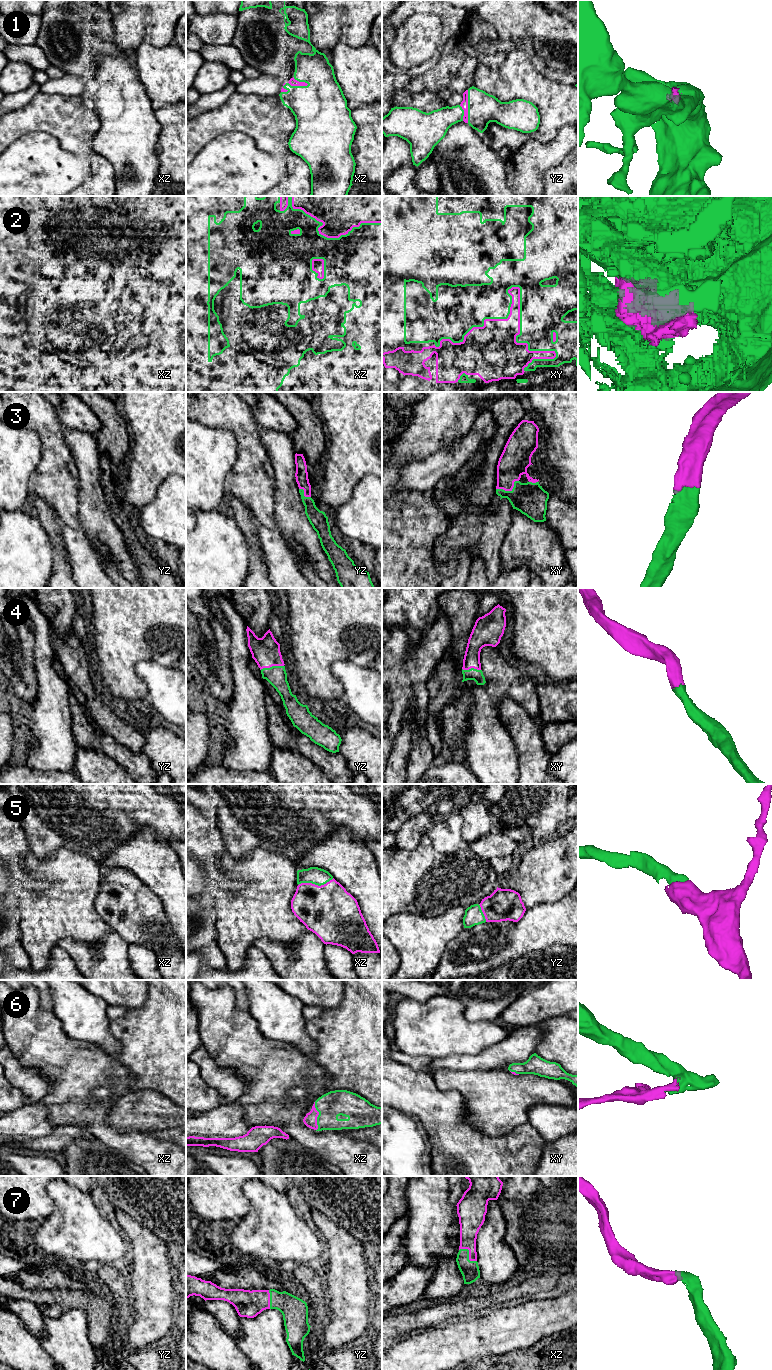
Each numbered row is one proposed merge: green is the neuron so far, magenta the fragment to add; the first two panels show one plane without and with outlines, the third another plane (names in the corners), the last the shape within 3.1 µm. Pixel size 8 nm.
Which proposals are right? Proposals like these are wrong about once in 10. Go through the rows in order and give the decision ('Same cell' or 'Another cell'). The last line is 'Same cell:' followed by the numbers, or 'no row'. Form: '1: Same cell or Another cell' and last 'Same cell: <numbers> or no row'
1: Same cell
2: Same cell
3: Same cell
4: Same cell
5: Same cell
6: Same cell
7: Same cell
Same cell: 1, 2, 3, 4, 5, 6, 7

